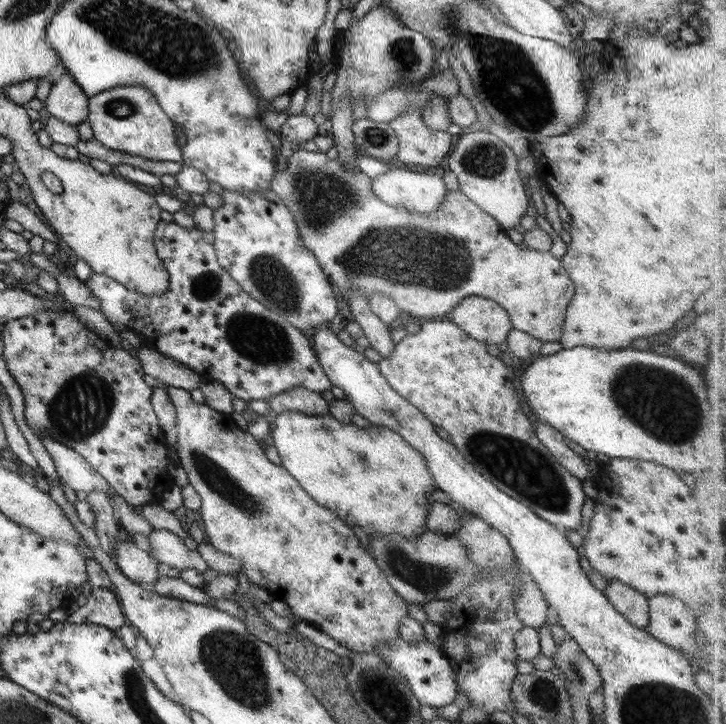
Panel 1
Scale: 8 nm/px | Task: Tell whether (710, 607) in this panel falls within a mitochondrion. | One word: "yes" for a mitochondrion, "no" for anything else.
no

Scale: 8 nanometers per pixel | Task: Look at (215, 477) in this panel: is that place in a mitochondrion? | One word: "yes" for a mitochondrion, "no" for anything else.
yes

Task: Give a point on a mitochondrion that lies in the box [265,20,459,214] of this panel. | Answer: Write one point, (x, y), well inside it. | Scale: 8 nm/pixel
(401, 53)

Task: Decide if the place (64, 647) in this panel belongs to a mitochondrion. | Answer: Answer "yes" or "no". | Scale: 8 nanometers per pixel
no

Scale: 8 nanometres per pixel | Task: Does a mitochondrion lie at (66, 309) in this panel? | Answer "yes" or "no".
no

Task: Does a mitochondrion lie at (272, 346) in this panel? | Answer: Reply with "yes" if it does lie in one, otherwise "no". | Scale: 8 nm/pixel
yes

